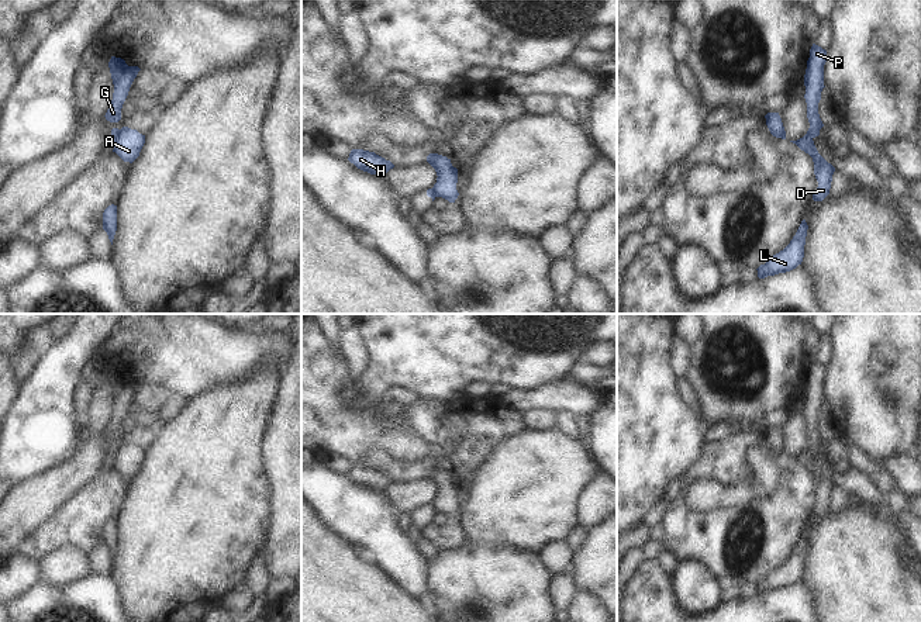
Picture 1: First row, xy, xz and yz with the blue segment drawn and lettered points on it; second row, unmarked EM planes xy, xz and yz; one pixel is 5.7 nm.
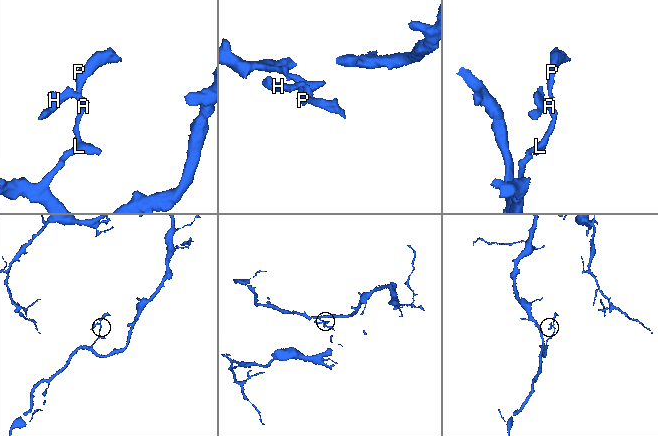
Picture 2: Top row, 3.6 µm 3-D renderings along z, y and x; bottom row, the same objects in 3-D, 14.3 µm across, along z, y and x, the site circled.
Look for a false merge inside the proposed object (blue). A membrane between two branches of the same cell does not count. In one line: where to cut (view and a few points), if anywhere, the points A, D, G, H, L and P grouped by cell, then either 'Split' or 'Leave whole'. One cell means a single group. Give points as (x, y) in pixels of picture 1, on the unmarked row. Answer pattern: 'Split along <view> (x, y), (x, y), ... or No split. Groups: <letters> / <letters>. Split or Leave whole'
Split along yz (807, 446), (811, 453). Groups: A D H L / G P. Split.

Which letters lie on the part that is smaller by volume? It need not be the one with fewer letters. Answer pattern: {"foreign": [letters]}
{"foreign": ["G", "P"]}

